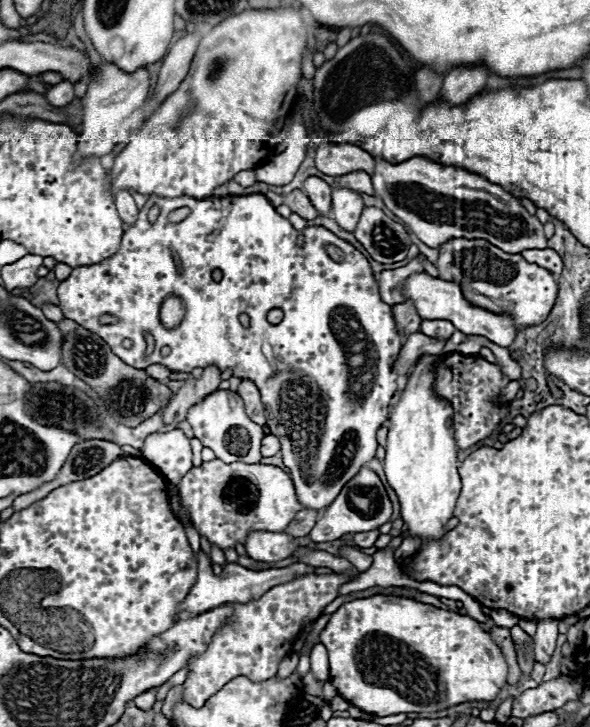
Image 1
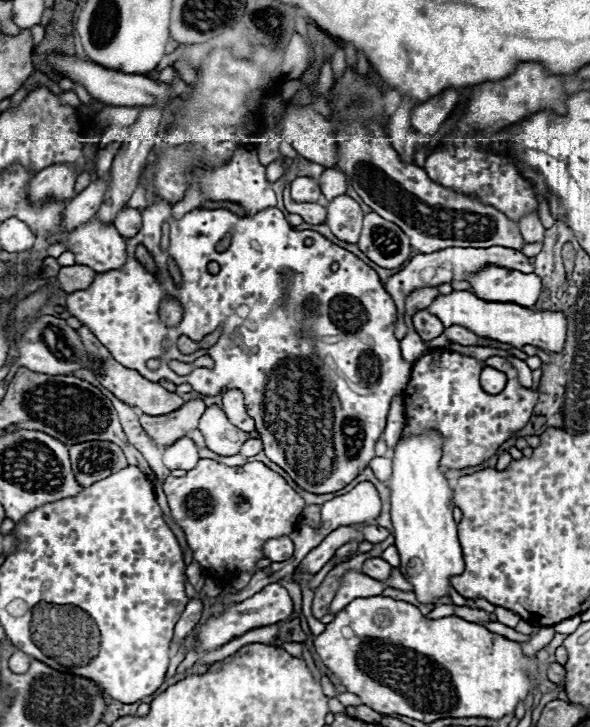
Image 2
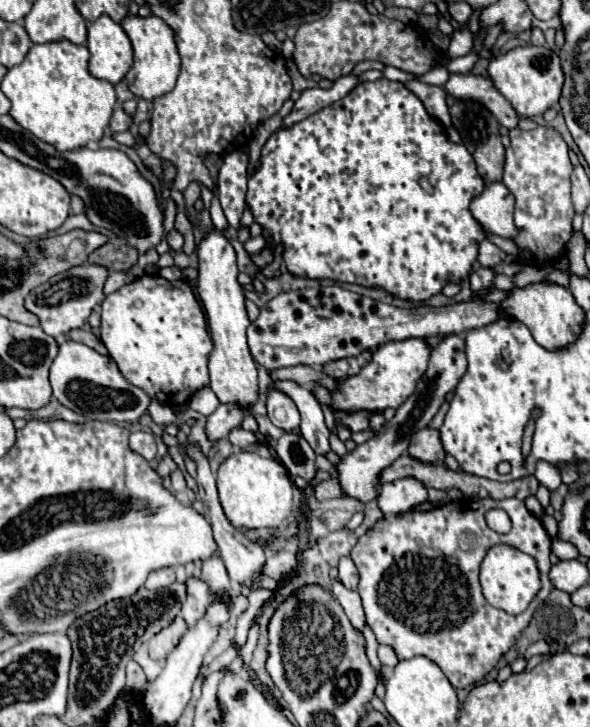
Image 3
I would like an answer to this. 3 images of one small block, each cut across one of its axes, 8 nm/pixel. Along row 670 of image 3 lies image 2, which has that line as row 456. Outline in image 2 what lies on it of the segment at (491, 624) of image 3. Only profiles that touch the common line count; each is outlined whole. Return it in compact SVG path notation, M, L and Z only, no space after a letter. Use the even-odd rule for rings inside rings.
M430 348L420 360L414 362L410 382L404 390L406 426L402 436L436 428L444 436L440 466L448 470L478 466L496 454L496 450L530 420L536 400L538 392L518 384L516 370L506 358L492 356L486 362L478 362L446 348ZM486 366L502 370L508 376L506 388L500 394L486 394L480 388L478 378Z

